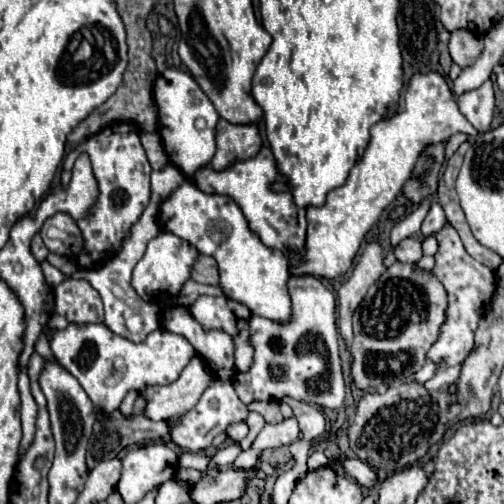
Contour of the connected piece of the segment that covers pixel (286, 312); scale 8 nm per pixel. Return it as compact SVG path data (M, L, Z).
M190 180L160 200L160 228L192 244L198 254L212 256L218 262L220 290L224 296L246 304L252 316L264 316L286 324L292 318L292 302L288 296L288 258L280 250L272 250L248 228L238 204L228 196L200 192Z

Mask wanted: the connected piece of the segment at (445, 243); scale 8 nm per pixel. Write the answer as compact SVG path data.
M452 226L442 228L436 234L436 240L438 240L440 248L434 256L436 266L432 272L444 284L450 304L446 310L446 322L442 324L442 334L440 334L438 342L430 348L428 358L434 362L444 360L448 366L454 366L458 362L464 362L464 358L474 348L474 332L476 332L476 326L484 314L484 308L490 304L492 294L496 290L496 276L492 274L492 270L486 270L484 264L480 264L478 260L468 256L458 232Z

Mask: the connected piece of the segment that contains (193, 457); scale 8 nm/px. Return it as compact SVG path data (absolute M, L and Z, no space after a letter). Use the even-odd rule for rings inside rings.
M184 452L180 456L180 466L184 468L196 468L196 470L204 470L208 464L208 456L204 454L190 454L190 452Z

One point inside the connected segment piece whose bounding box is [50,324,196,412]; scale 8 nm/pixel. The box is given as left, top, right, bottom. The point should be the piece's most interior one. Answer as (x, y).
(89, 352)

